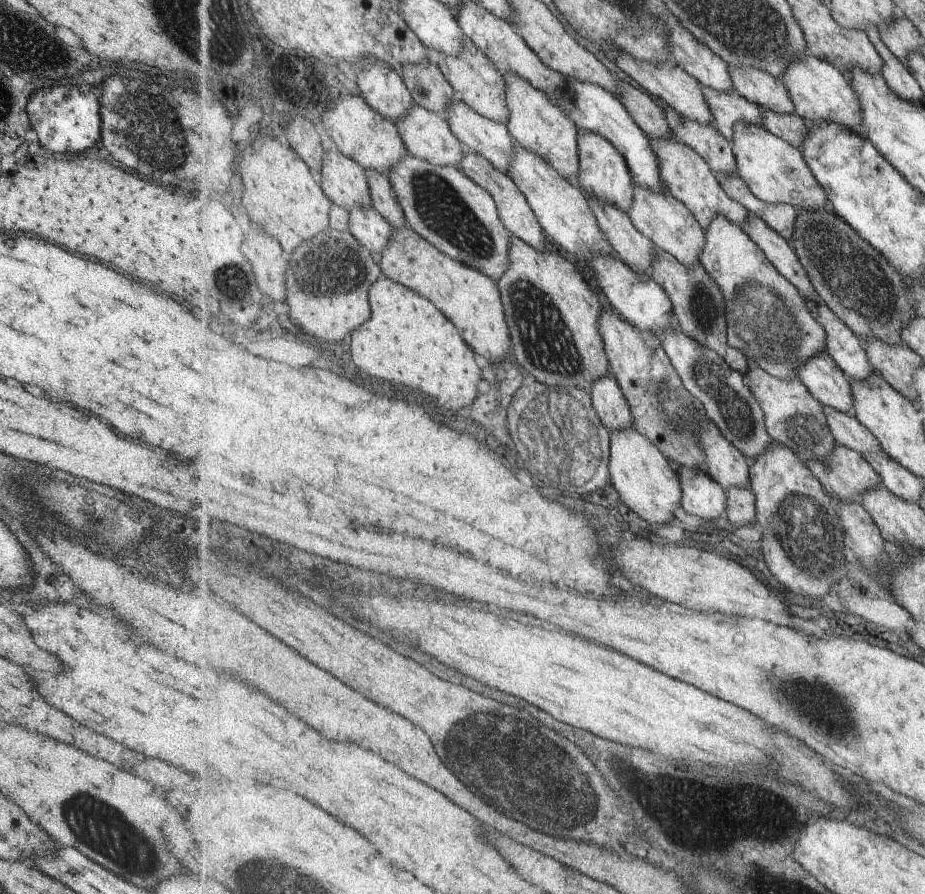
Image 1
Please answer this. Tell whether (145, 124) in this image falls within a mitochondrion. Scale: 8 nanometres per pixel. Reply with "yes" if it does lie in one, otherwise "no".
yes

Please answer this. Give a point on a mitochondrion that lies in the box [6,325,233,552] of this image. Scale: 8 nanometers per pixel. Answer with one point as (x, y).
(71, 510)

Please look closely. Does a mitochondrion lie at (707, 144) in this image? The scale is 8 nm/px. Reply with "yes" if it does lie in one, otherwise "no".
no

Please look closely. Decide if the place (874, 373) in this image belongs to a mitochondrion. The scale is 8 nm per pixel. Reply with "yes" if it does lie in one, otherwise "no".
no

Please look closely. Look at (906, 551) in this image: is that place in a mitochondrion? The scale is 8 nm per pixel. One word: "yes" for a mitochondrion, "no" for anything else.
no

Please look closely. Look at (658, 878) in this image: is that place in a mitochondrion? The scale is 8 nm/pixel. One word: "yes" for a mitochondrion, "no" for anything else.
no

